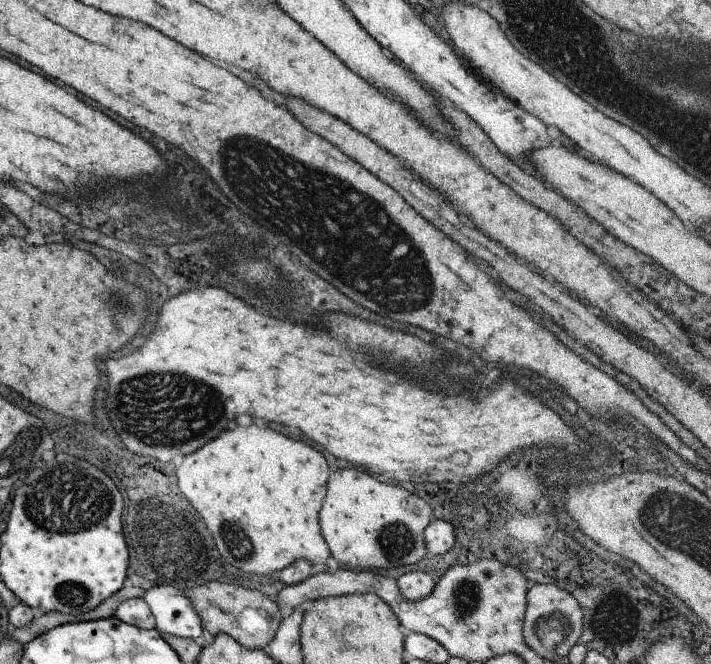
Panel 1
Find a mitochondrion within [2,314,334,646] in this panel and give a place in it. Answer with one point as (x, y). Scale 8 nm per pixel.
(148, 406)

